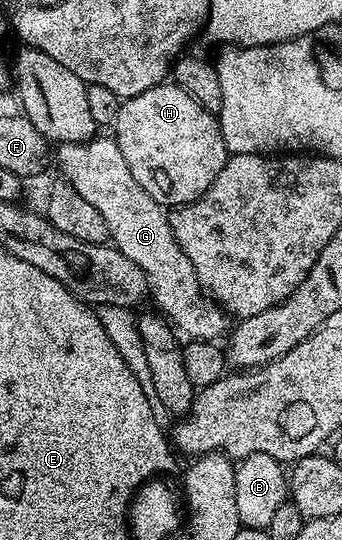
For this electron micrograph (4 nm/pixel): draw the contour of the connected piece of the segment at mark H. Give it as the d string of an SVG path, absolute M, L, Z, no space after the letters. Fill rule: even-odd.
M173 82L157 84L152 86L152 90L144 90L144 94L136 94L130 100L122 101L118 120L112 125L112 136L120 146L120 154L124 154L124 162L128 162L128 170L132 170L132 178L136 178L146 193L167 210L200 199L208 186L216 182L216 174L224 170L228 159L217 115L204 110L204 106L188 98L188 94L184 94L184 90L180 90Z

